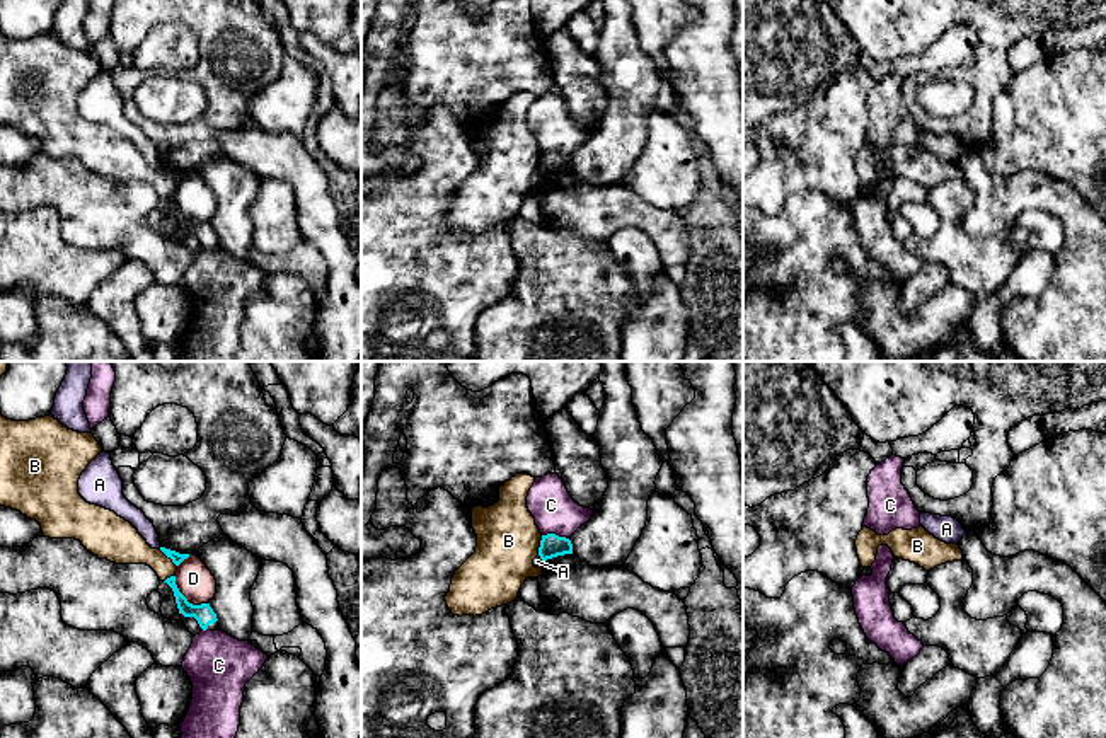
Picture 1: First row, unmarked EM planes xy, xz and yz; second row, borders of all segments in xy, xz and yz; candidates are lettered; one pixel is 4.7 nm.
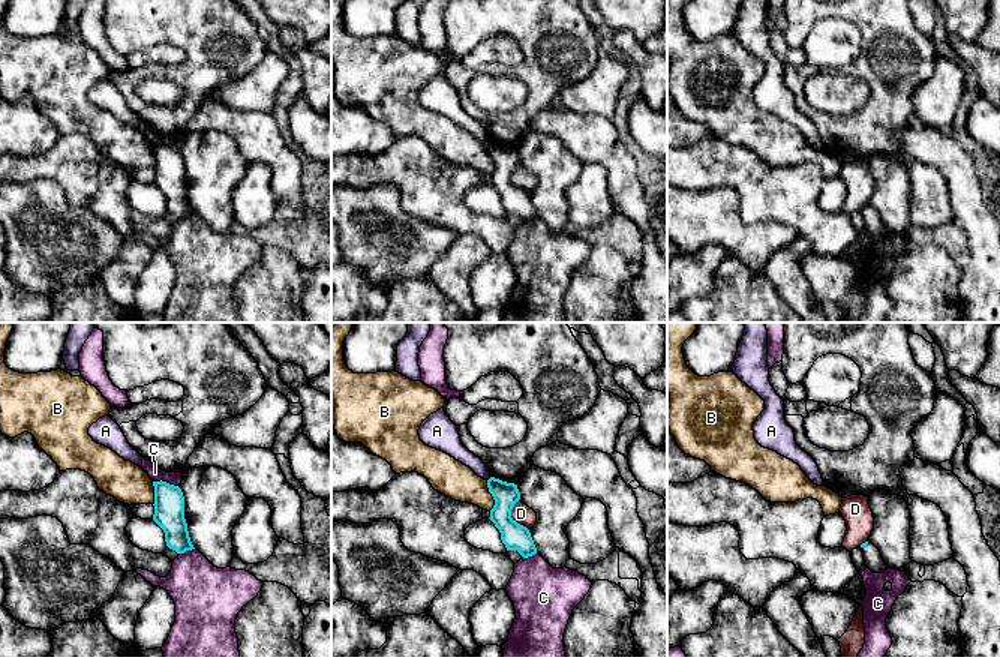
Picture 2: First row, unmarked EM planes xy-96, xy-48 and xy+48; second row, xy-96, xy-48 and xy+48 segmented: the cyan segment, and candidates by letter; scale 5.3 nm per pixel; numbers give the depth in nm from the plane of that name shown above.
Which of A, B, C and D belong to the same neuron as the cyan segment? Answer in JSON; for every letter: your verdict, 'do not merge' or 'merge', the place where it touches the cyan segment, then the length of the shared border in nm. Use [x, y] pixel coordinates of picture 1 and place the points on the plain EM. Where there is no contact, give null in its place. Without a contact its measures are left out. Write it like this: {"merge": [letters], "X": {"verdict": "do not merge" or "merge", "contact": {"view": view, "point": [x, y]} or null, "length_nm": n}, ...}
{"merge": [], "A": {"verdict": "do not merge", "contact": {"view": "xz", "point": [541, 176]}, "length_nm": 40}, "B": {"verdict": "do not merge", "contact": {"view": "xz", "point": [541, 164]}, "length_nm": 100}, "C": {"verdict": "do not merge", "contact": {"view": "xz", "point": [554, 152]}, "length_nm": 130}, "D": {"verdict": "do not merge", "contact": {"view": "xy", "point": [186, 217]}, "length_nm": 220}}

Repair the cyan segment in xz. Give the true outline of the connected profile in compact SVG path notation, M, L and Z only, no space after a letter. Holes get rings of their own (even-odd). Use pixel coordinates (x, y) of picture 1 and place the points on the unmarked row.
M556 152L542 153L540 165L539 165L539 174L542 179L564 172L573 172L573 162L569 157L559 155Z

